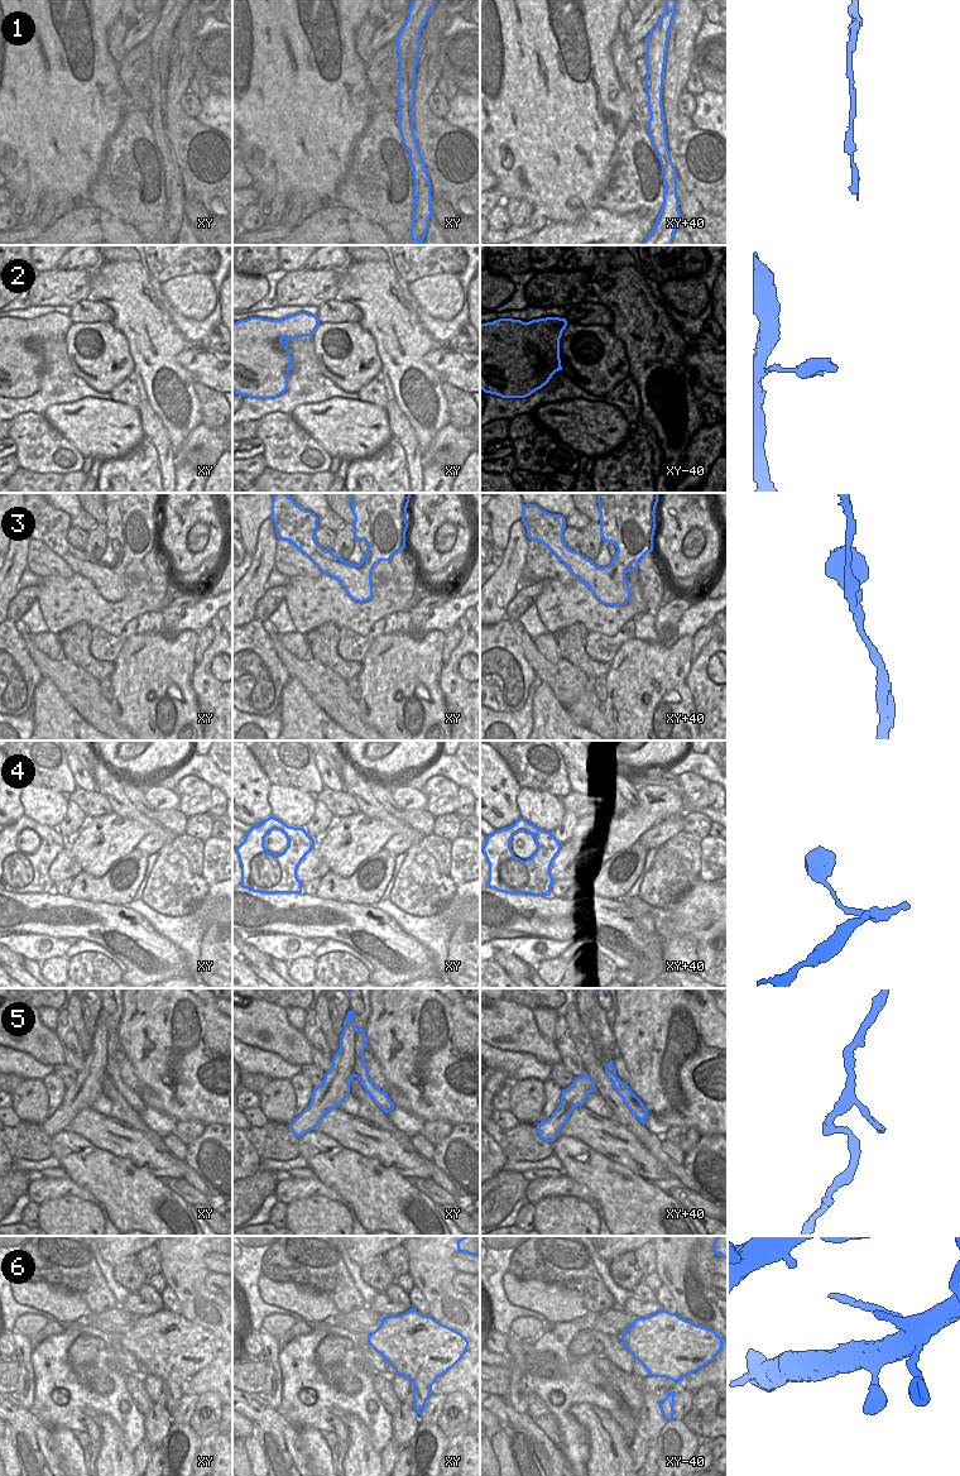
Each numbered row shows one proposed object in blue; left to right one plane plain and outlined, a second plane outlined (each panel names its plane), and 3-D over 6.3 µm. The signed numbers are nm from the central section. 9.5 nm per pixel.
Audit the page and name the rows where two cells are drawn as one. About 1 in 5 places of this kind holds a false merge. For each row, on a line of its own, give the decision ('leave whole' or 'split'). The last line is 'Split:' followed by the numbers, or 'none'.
1: leave whole
2: split
3: leave whole
4: leave whole
5: leave whole
6: leave whole
Split: 2

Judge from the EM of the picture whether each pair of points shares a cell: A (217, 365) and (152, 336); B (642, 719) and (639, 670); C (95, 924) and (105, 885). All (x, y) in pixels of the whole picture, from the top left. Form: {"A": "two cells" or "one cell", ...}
{"A": "two cells", "B": "one cell", "C": "two cells"}

